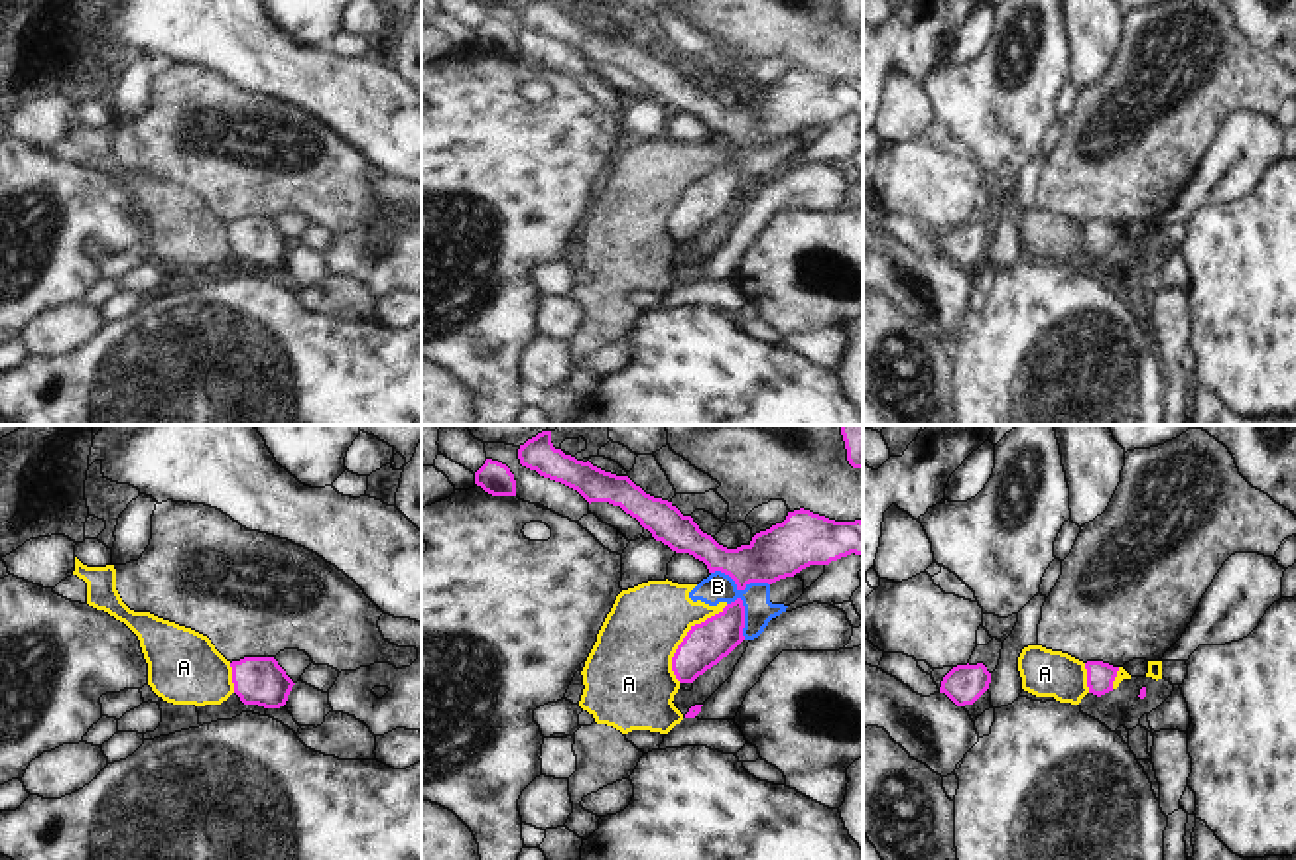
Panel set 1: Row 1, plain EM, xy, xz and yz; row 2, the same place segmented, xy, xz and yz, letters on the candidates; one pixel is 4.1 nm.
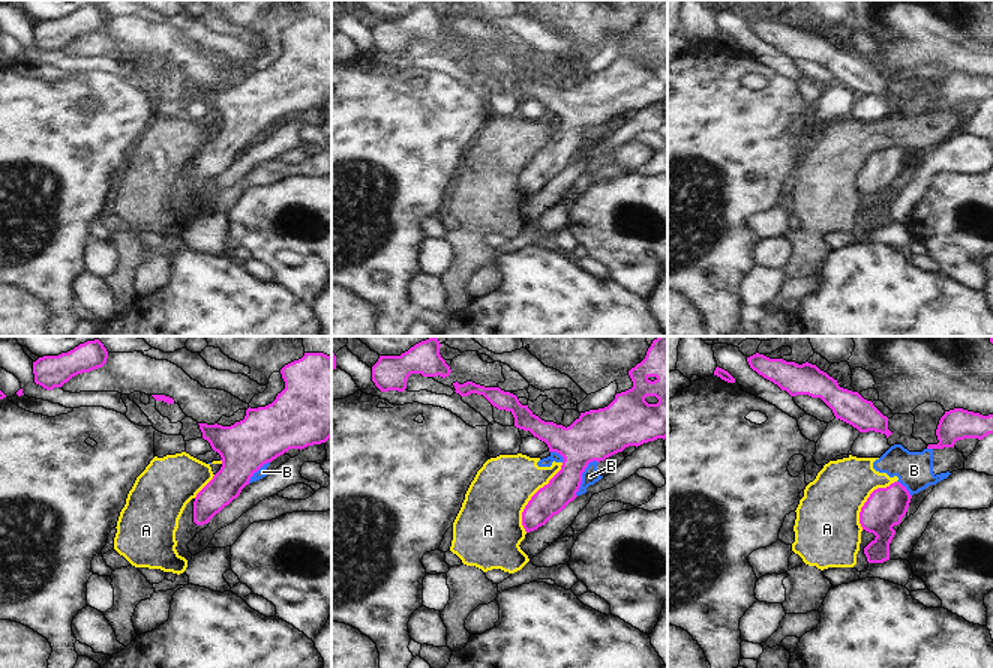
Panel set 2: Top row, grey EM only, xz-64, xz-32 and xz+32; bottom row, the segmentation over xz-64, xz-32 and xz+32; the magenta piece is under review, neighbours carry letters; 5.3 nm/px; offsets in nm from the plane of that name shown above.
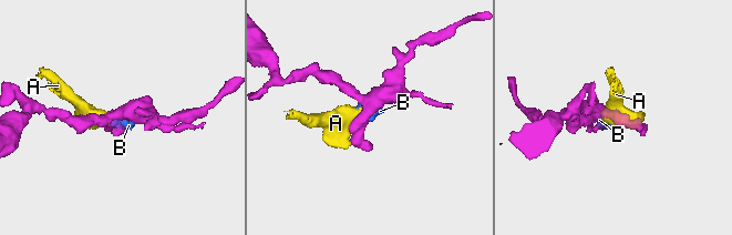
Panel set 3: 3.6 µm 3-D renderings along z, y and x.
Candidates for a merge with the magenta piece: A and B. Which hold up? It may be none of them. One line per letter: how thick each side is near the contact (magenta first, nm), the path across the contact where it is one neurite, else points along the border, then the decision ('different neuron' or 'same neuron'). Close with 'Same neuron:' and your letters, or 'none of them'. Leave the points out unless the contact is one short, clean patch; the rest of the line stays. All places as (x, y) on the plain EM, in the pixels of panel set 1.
A: 180 nm thick on the magenta side, 340 nm on the other; border along xz (727, 164), (698, 182), (678, 205), (672, 217), (678, 241); different neuron
B: 220 nm thick on the magenta side, 120 nm on the other; border along xz (712, 130), (723, 130), (739, 148), (751, 142), (769, 144); different neuron
Same neuron: none of them

